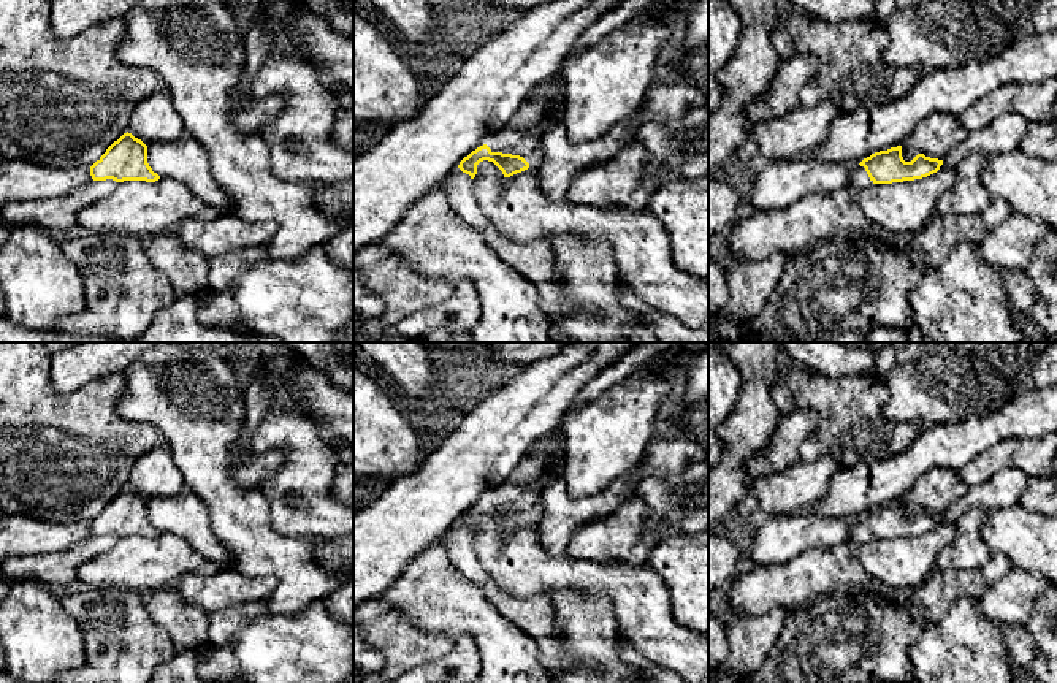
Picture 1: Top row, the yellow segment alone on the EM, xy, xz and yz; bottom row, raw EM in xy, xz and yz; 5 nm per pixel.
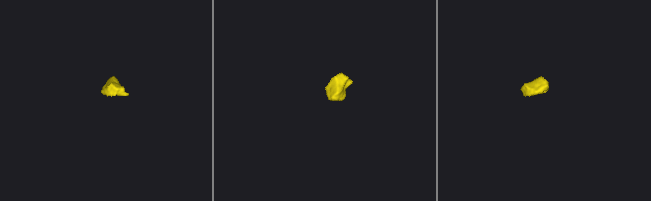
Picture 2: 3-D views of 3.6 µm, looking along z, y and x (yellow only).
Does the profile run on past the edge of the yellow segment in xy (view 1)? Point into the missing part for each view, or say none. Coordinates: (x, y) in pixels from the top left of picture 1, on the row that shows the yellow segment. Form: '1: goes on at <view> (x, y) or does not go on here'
1: does not go on here

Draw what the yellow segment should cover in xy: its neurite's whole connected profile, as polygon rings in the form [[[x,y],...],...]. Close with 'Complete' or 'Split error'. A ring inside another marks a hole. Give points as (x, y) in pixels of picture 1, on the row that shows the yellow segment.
[[[128,132],[90,166],[90,176],[93,181],[113,179],[116,182],[160,179],[147,163],[147,146]]]. Complete

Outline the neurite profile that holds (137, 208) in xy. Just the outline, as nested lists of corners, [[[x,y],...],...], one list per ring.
[[[176,179],[124,181],[108,197],[79,212],[76,231],[163,235],[177,231],[187,219],[208,222],[217,217],[219,211]]]

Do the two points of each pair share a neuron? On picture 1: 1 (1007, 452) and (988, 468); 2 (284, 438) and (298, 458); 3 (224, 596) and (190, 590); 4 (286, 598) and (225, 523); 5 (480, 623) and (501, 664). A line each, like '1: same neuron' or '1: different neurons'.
1: same neuron
2: same neuron
3: same neuron
4: same neuron
5: same neuron

